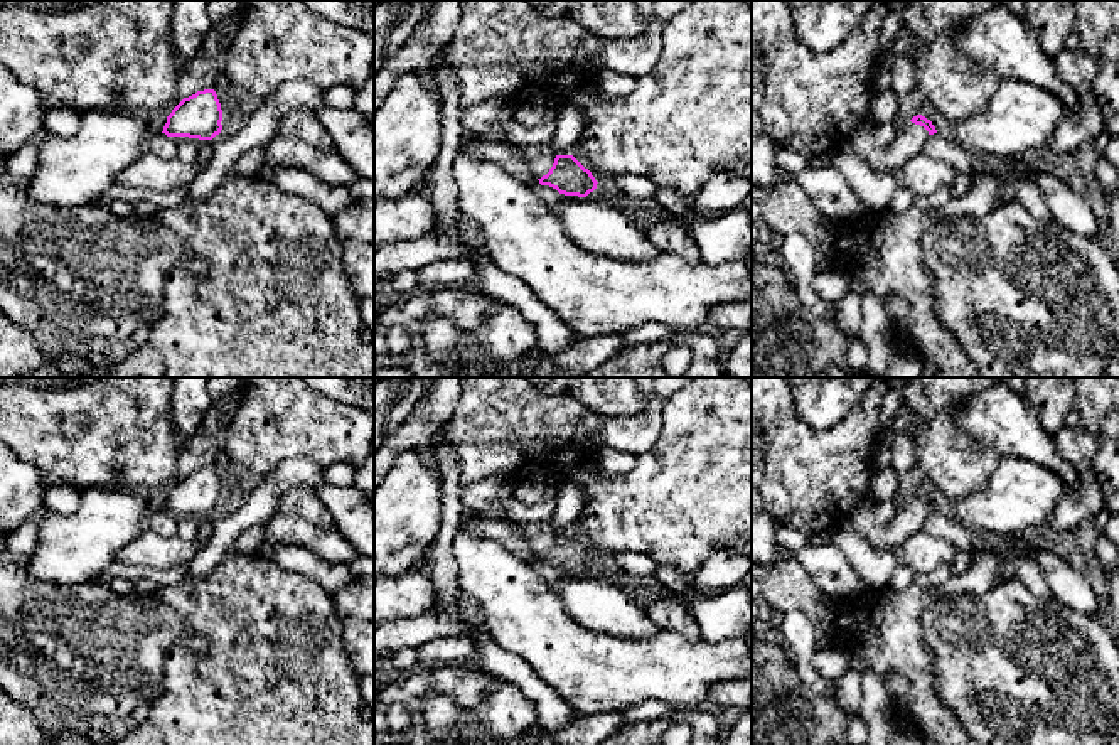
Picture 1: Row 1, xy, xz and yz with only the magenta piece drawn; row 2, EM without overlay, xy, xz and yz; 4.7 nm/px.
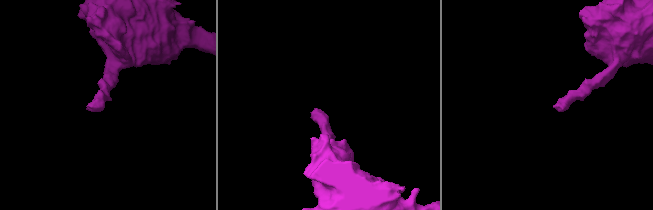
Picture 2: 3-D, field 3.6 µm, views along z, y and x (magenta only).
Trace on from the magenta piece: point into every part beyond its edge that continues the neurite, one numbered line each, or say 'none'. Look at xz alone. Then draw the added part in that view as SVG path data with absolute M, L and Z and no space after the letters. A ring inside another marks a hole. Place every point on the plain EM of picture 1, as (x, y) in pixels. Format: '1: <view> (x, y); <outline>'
1: xz (540, 536); M526 523L522 533L531 546L531 556L541 556L553 544L558 531L551 523Z

